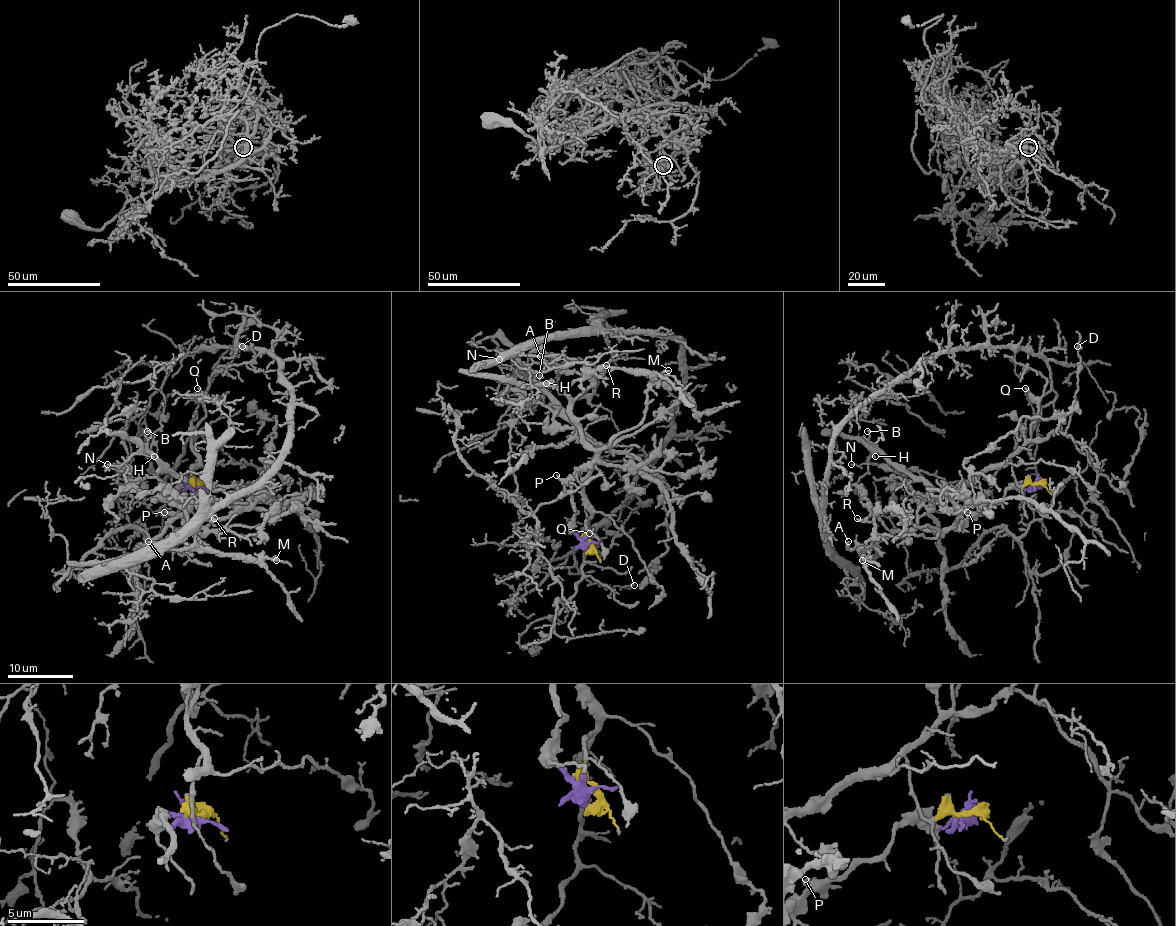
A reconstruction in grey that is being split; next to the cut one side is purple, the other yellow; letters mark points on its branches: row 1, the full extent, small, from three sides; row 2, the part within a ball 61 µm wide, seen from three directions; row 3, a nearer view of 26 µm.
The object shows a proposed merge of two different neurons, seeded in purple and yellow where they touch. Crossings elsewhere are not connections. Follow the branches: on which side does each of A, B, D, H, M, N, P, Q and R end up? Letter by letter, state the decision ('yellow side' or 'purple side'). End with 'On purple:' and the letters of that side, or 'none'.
A: purple side
B: yellow side
D: yellow side
H: yellow side
M: purple side
N: yellow side
P: purple side
Q: yellow side
R: purple side
On purple: A, M, P, R

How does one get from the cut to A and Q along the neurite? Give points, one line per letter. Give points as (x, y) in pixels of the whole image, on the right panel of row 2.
A: (1042, 480), (1027, 488), (1010, 486), (999, 501), (943, 533), (918, 528), (847, 549), (849, 541)
Q: (1042, 480), (1020, 486), (1012, 470), (1012, 455), (1030, 437), (1030, 424), (1038, 414), (1038, 401), (1025, 388)

